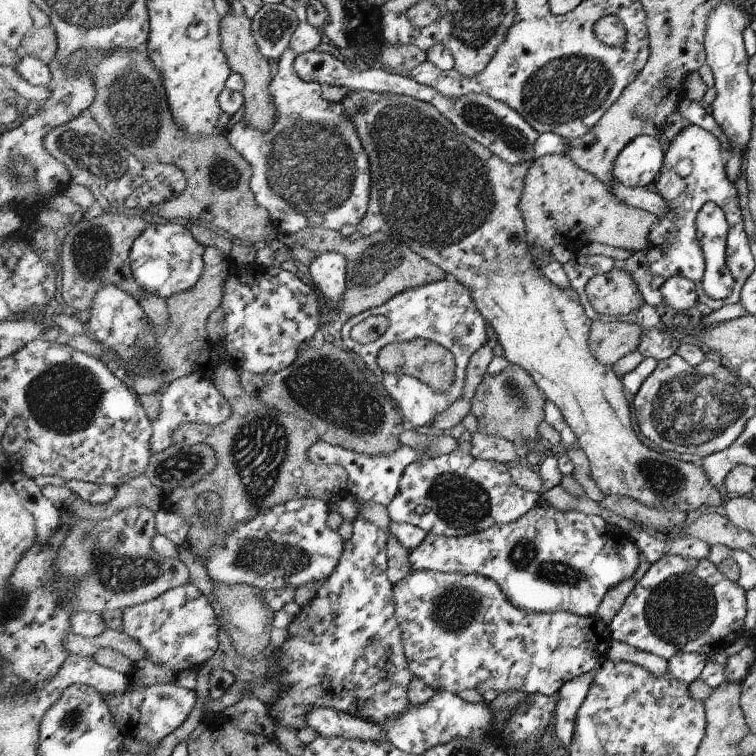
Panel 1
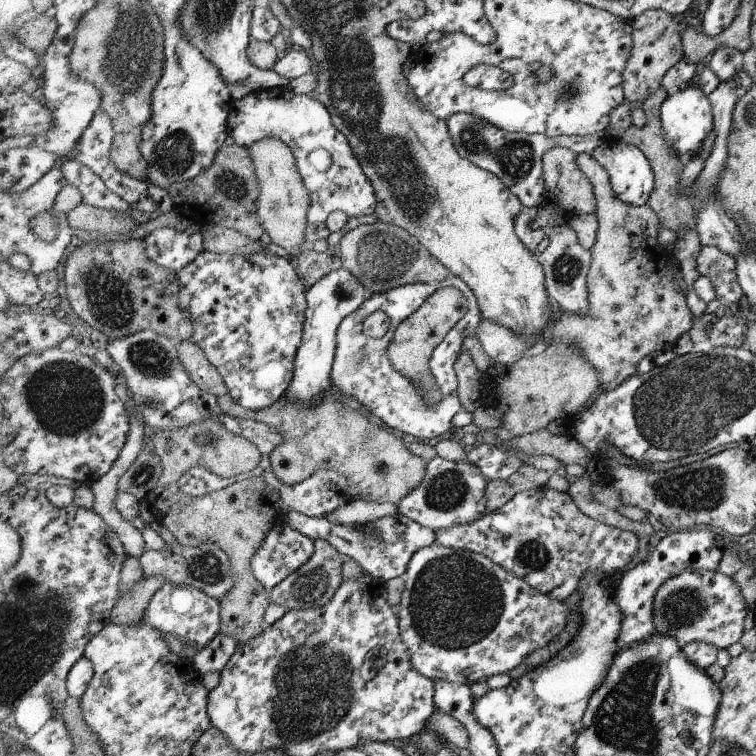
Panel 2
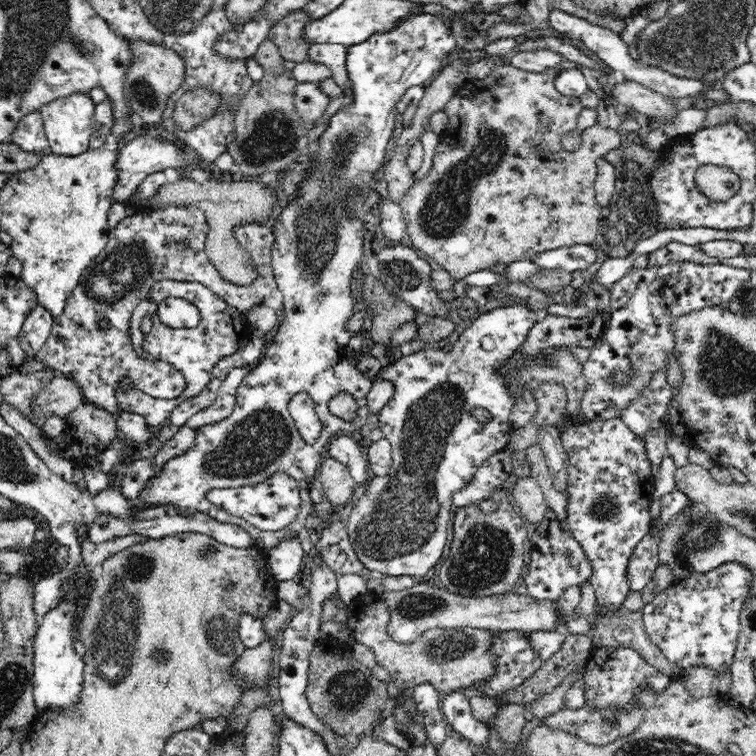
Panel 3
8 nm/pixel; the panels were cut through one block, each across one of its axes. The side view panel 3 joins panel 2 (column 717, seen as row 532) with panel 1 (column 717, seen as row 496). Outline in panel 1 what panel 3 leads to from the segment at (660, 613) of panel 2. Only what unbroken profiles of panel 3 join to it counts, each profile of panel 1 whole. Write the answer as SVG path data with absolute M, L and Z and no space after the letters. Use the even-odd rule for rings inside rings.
M664 555L658 562L650 565L635 590L628 596L622 610L609 622L611 638L657 654L667 661L681 652L702 653L711 657L722 652L722 648L728 648L736 638L744 634L746 601L744 590L722 576L722 572L718 572L718 567L709 558L698 560L679 555Z

